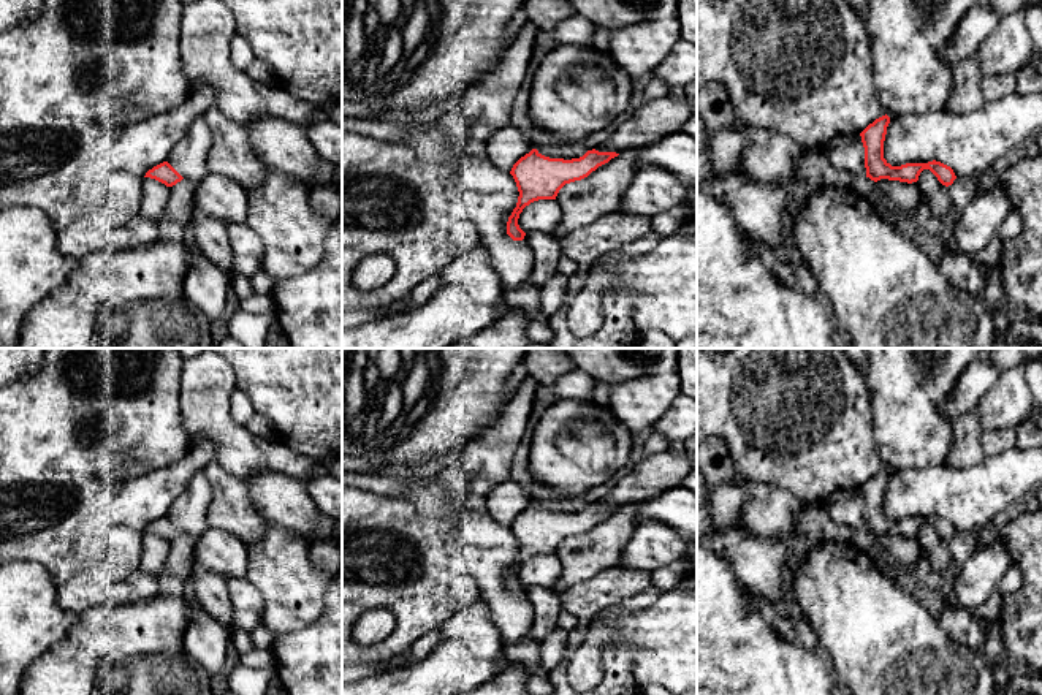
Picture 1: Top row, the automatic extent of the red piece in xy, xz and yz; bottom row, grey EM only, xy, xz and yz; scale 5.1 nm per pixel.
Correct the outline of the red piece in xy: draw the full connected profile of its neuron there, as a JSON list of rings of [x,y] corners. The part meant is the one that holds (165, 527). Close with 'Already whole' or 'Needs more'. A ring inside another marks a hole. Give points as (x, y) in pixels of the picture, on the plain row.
[[[168,516],[154,521],[144,532],[155,534],[166,541],[173,541],[184,534]]]. Already whole

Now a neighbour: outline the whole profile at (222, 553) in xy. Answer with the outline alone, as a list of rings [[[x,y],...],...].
[[[207,529],[198,538],[193,556],[207,572],[226,579],[245,578],[247,545],[234,534]]]

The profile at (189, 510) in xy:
[[[196,470],[185,491],[174,500],[168,518],[184,532],[201,537],[209,527],[206,511],[212,497],[211,484],[203,473]]]

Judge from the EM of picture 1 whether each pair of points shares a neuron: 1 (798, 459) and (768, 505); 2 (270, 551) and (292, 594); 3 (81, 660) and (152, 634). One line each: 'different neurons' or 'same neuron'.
1: different neurons
2: same neuron
3: same neuron

